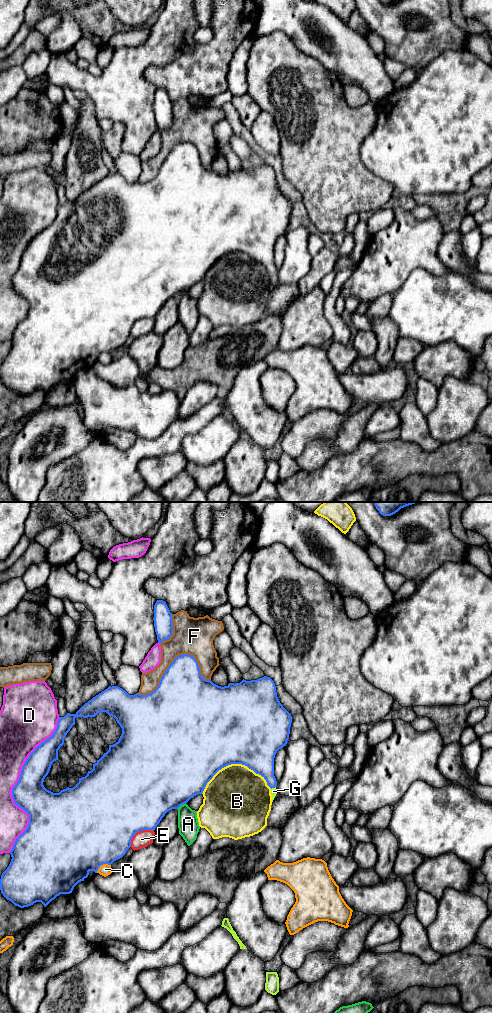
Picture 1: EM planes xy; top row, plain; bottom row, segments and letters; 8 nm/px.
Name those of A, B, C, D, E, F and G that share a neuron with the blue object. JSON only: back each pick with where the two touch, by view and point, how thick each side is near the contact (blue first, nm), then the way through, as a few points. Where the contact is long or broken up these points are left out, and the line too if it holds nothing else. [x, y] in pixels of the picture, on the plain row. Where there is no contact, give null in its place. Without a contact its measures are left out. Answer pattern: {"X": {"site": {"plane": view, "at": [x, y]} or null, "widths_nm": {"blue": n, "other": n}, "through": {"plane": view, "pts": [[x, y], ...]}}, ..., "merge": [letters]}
{"G": {"site": {"plane": "xy", "at": [273, 275]}, "widths_nm": {"blue": 220, "other": 50}, "through": {"plane": "xy", "pts": [[260, 247], [273, 275], [273, 279]]}}, "merge": ["G"]}

